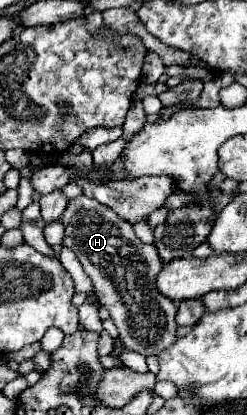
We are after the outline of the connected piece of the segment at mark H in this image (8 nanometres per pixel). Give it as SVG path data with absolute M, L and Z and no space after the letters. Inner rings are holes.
M72 198L60 220L66 230L62 246L76 252L84 272L94 284L94 290L98 290L98 298L102 298L102 306L108 308L126 348L142 356L156 356L162 350L168 350L178 338L178 326L174 322L176 306L154 290L154 278L162 268L162 260L154 246L142 244L130 222L122 222L122 218L94 198Z

